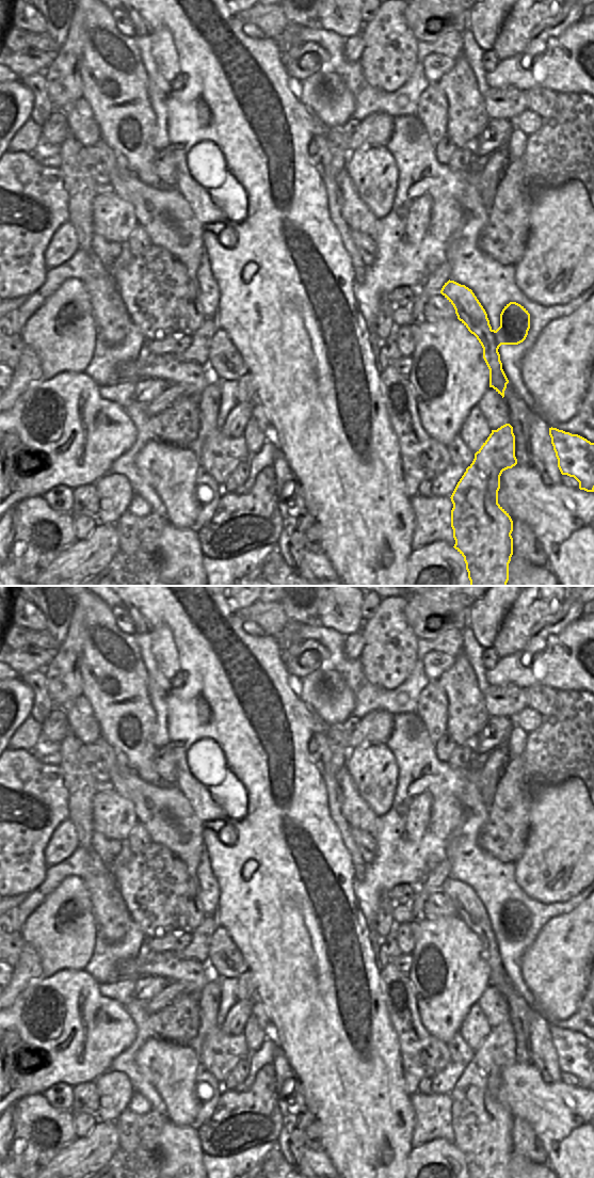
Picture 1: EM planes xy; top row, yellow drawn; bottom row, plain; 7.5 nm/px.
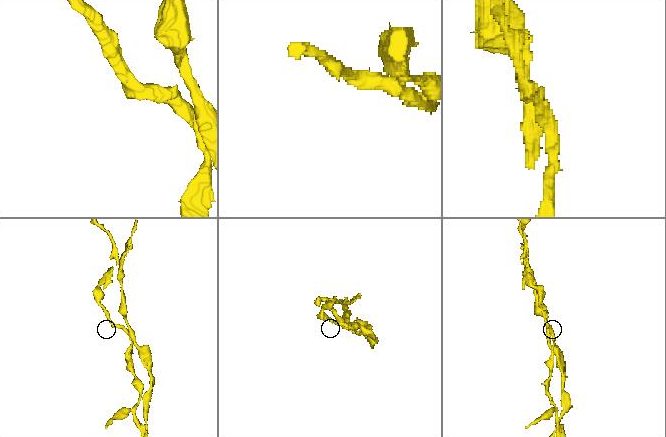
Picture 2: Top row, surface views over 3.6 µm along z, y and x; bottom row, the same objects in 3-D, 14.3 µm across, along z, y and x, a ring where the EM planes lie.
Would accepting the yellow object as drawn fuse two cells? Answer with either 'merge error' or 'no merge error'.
merge error

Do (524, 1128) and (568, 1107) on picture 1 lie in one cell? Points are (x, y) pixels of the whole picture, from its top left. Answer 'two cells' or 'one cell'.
two cells

